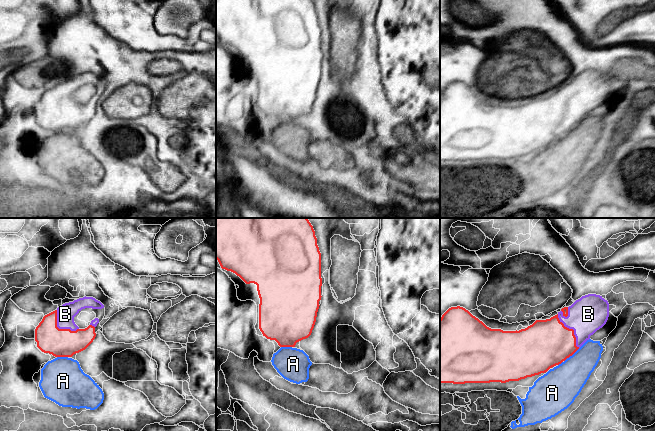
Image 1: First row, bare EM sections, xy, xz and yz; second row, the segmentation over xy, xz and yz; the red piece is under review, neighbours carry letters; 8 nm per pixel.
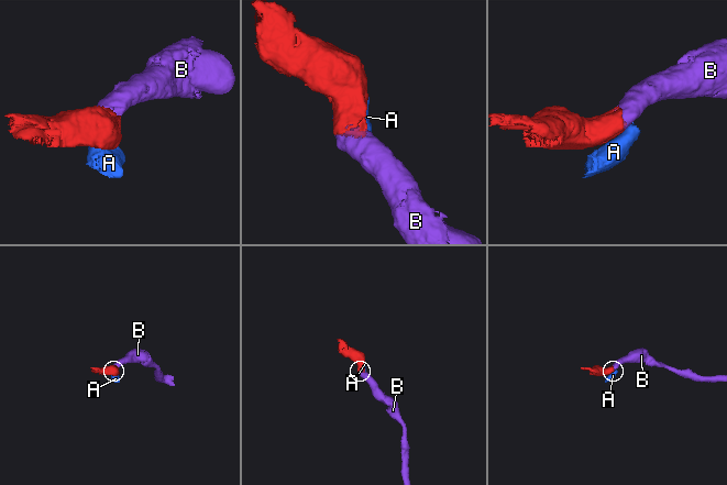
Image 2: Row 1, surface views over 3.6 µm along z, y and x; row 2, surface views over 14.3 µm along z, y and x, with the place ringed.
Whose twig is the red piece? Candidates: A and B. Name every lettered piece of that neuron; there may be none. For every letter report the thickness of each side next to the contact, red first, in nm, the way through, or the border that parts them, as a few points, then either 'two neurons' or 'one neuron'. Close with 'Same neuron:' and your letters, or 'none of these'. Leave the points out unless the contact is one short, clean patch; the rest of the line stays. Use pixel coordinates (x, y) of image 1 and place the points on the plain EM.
A: 380/300 nm | along yz (579, 124), (564, 137) | two neurons
B: 380/300 nm | one neuron
Same neuron: B

